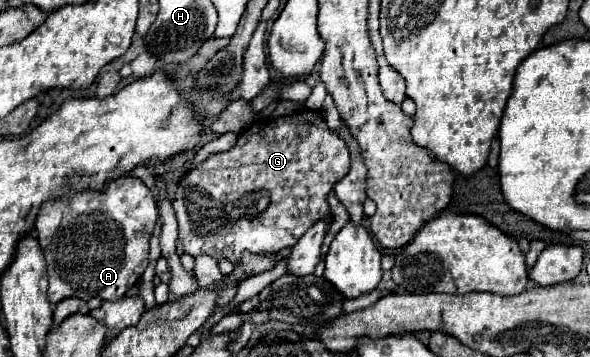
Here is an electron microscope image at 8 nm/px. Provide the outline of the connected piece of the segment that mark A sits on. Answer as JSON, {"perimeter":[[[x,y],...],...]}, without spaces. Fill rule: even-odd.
{"perimeter":[[[122,176],[112,180],[104,192],[70,192],[68,200],[50,200],[40,208],[36,220],[38,244],[44,252],[48,266],[48,300],[58,304],[64,298],[102,298],[102,300],[120,300],[128,288],[138,284],[140,276],[148,266],[150,236],[156,226],[156,202],[152,192],[136,176]]]}

